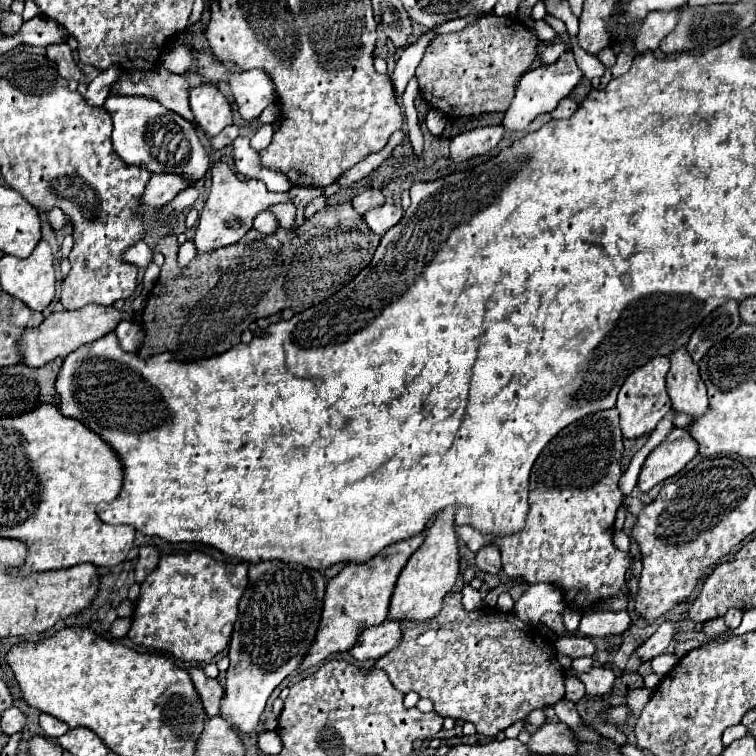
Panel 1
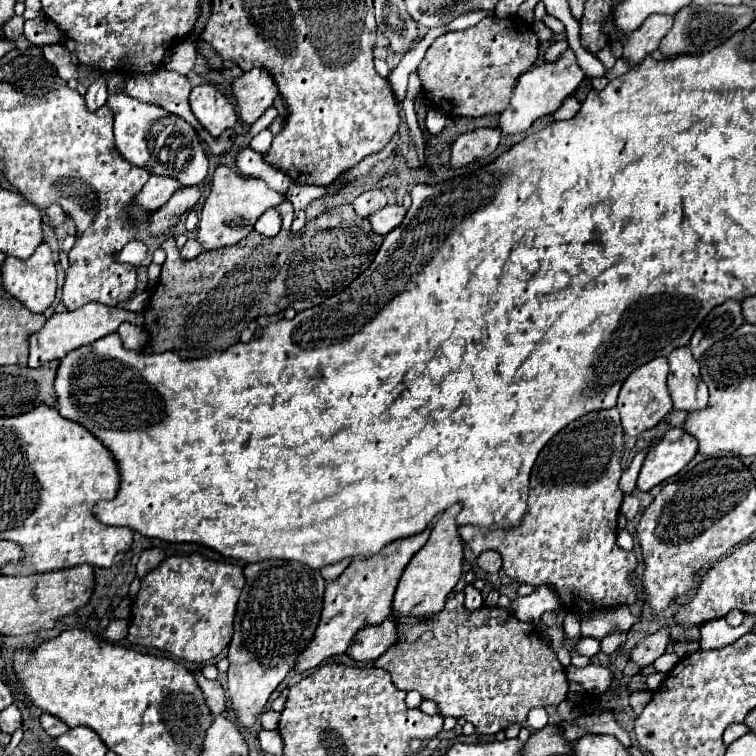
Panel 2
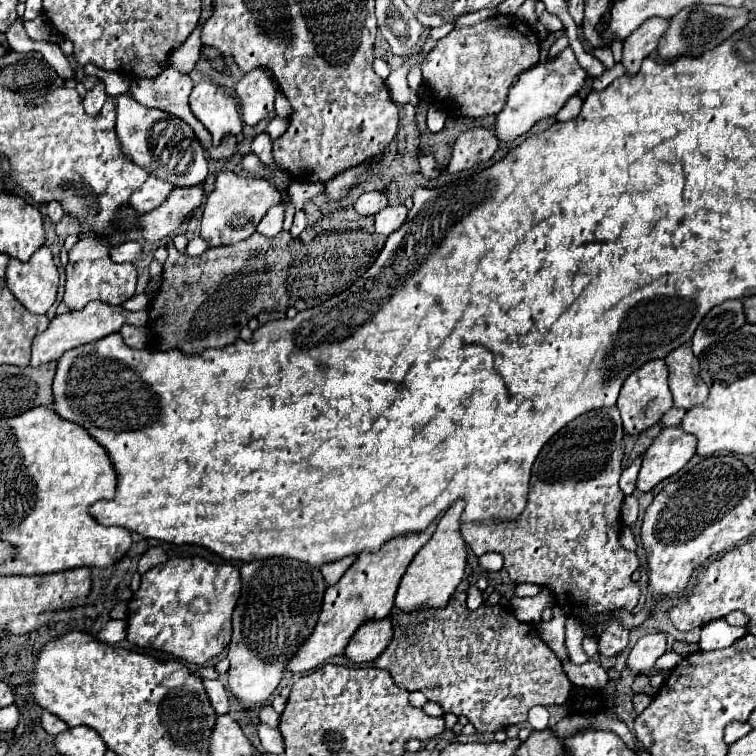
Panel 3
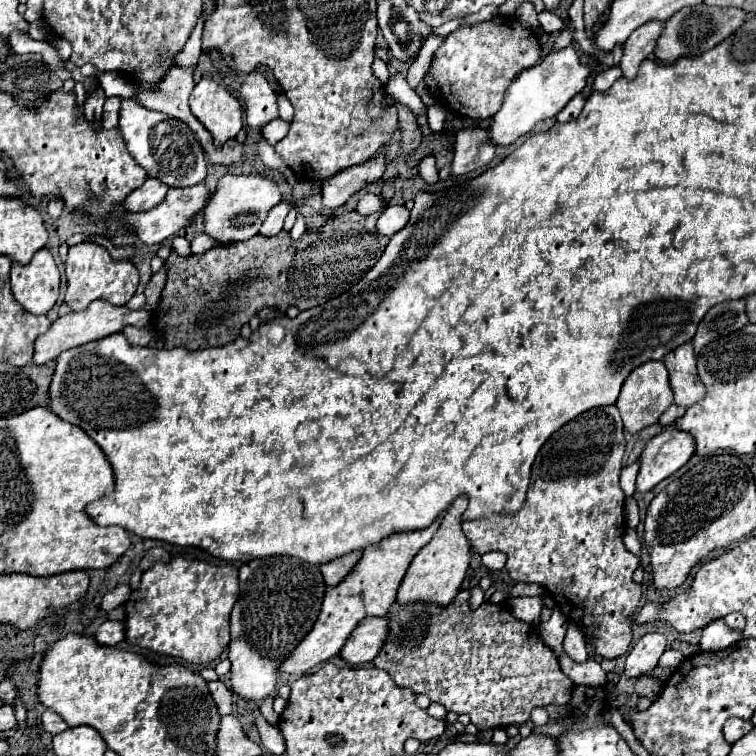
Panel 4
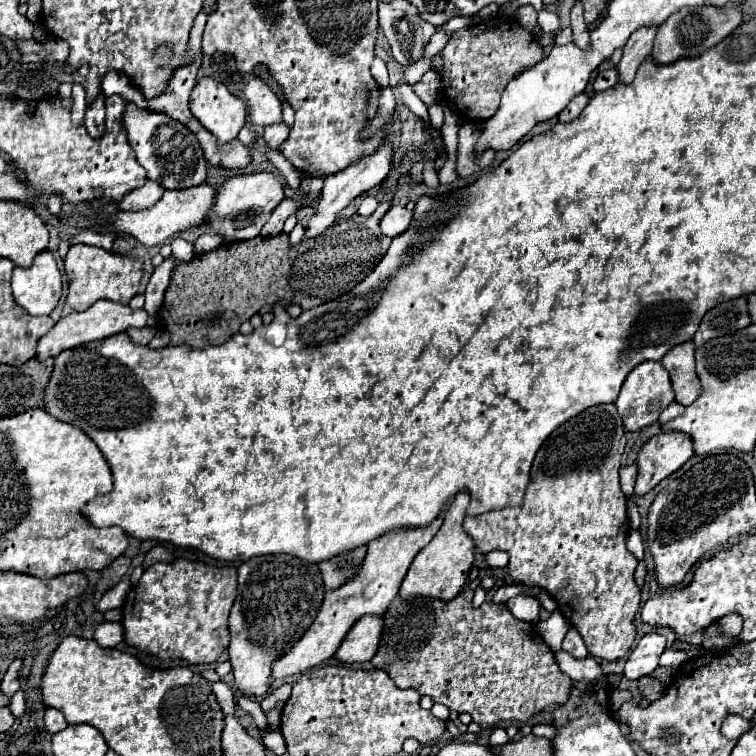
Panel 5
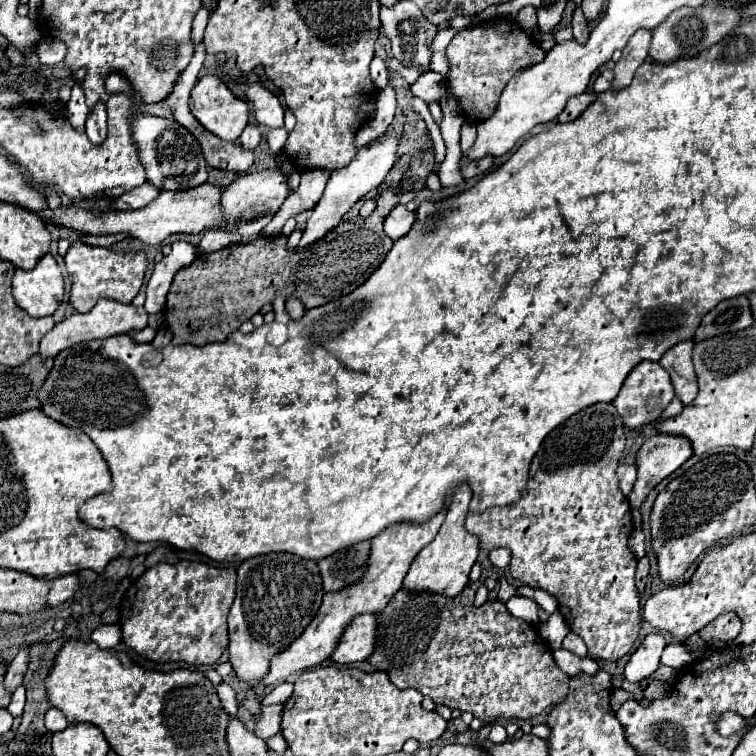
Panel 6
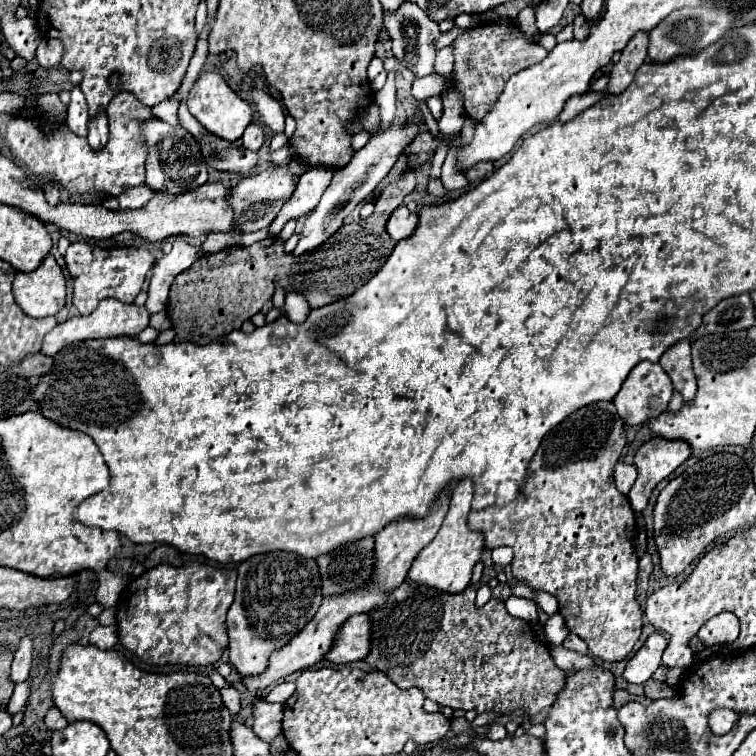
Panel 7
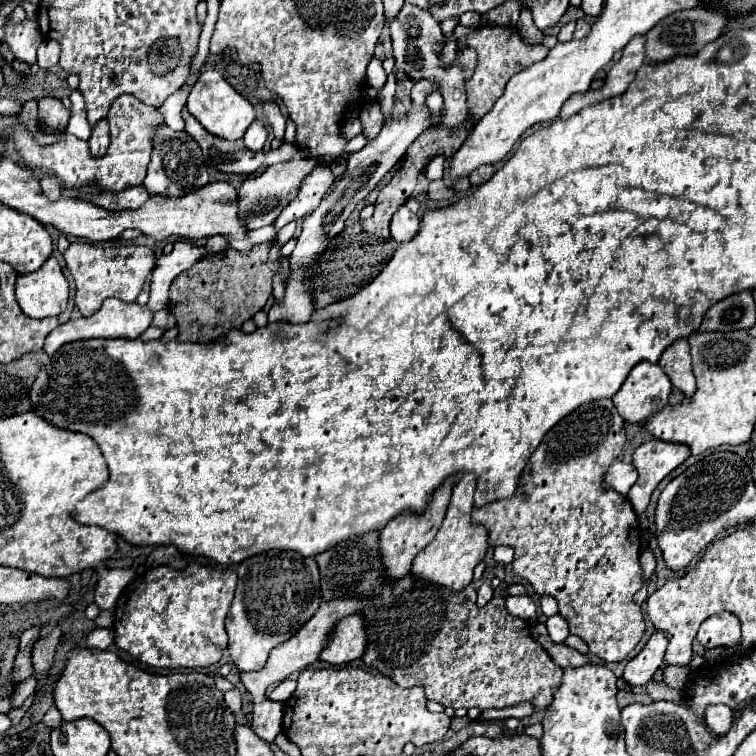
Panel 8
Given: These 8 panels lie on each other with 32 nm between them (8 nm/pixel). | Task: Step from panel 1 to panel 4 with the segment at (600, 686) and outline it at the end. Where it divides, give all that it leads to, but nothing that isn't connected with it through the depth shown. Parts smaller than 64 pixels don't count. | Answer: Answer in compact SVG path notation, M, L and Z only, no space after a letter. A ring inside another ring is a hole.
M568 654L560 656L562 672L578 686L604 686L606 684L606 672L600 668L596 660L586 660L582 664L576 664Z

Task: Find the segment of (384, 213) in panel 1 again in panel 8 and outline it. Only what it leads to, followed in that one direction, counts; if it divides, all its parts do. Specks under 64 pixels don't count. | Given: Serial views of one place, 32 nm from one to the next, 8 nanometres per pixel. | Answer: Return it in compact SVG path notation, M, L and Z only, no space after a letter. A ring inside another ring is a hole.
M402 205L390 220L390 234L396 242L406 242L414 238L420 228L420 219L407 206Z

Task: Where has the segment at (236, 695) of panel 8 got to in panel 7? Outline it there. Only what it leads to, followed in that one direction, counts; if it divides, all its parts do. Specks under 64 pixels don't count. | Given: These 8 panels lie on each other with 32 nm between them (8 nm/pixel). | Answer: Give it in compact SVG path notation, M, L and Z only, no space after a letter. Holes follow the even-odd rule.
M232 686L220 688L220 696L222 696L222 702L226 704L226 708L230 710L230 714L236 716L238 710L240 710L240 694L238 694L238 690L232 688Z

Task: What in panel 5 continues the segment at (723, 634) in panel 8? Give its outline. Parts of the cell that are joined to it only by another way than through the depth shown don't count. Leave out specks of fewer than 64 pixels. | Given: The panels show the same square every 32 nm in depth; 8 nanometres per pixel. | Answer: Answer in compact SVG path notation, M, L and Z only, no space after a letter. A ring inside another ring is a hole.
M726 614L718 620L722 624L722 630L728 634L728 636L738 636L740 634L740 624L742 624L742 616L738 614Z

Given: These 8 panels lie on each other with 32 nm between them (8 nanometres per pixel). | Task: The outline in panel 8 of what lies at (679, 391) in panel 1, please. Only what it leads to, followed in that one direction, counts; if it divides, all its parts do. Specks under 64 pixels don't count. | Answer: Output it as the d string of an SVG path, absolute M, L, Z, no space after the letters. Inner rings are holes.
M678 340L670 348L666 348L666 352L660 356L658 364L662 366L662 370L672 380L672 386L684 394L684 398L694 396L696 378L694 378L692 364L690 364L688 340Z

